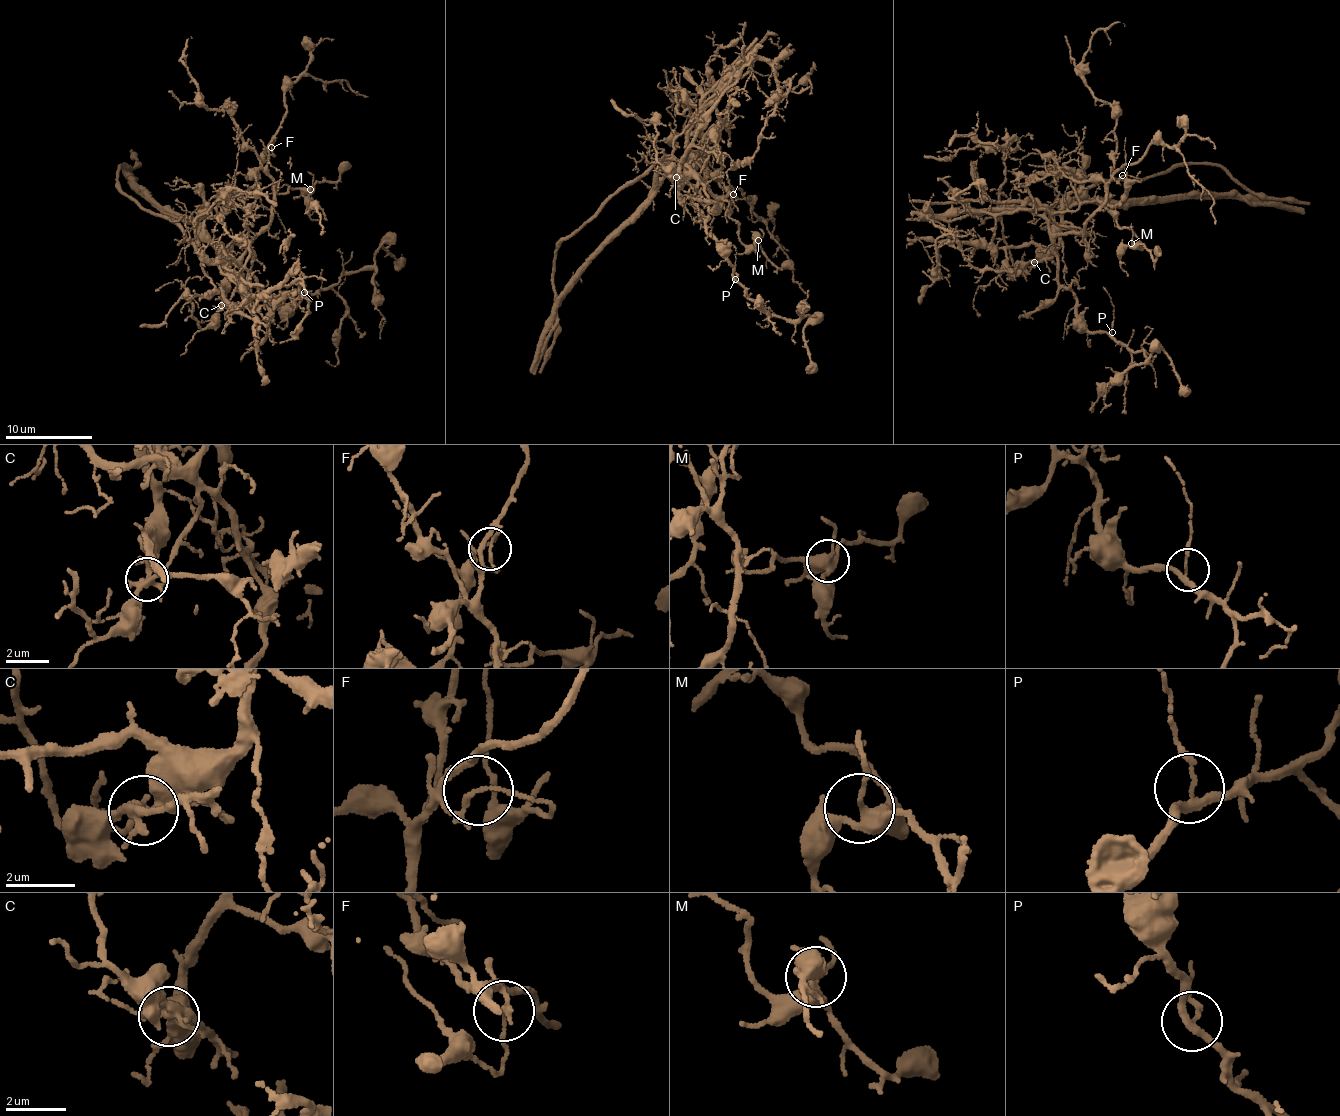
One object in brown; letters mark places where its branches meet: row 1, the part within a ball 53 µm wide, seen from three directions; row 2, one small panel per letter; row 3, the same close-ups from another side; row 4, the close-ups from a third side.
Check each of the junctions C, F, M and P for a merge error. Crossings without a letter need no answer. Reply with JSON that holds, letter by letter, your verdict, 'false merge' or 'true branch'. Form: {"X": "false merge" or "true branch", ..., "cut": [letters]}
{"C": "false merge", "F": "false merge", "M": "true branch", "P": "true branch", "cut": ["C", "F"]}

